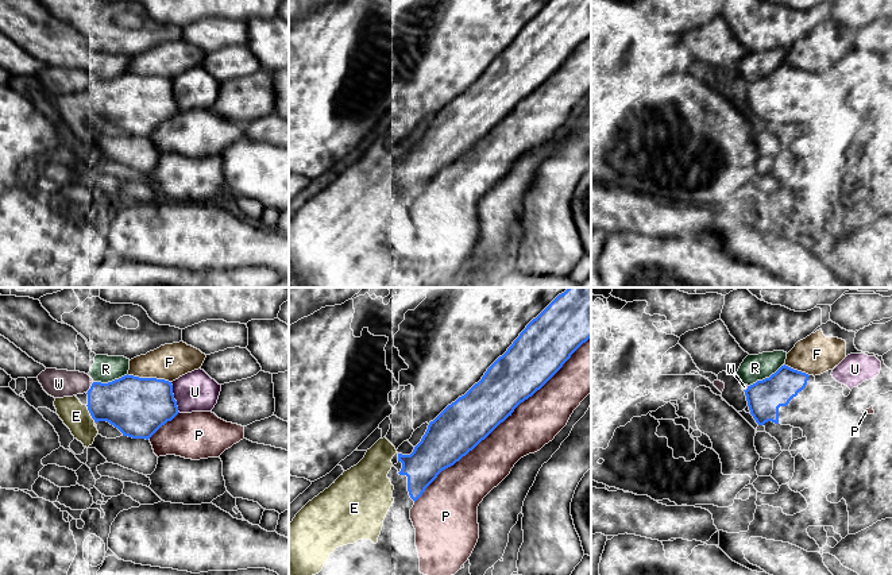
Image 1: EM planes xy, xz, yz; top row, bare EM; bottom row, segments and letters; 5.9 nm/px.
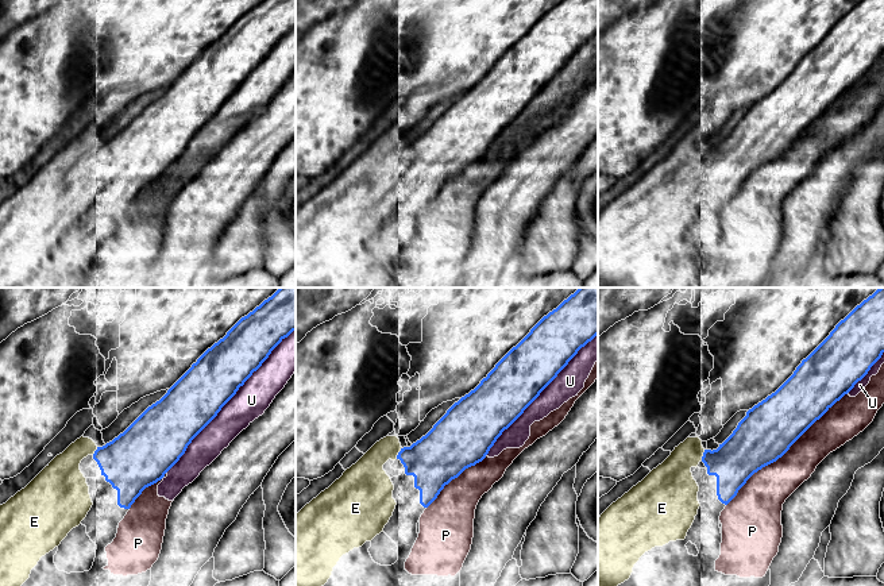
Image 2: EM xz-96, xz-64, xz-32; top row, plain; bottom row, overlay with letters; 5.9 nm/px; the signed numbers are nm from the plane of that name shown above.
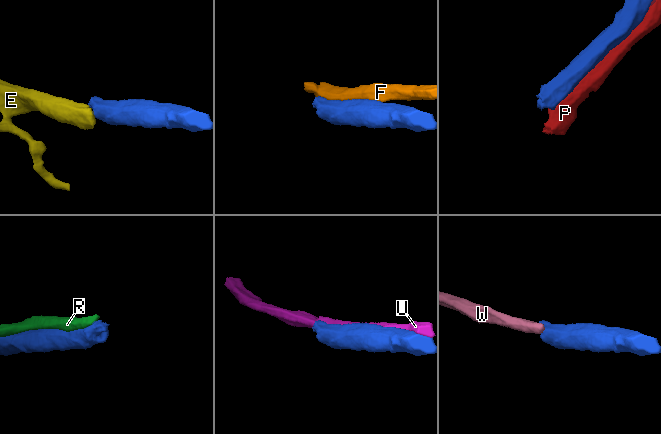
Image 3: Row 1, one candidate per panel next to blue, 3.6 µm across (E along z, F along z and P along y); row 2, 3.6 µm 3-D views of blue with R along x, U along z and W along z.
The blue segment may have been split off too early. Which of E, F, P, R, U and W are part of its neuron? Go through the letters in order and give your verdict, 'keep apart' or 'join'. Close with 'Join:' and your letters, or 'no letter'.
E: join
F: keep apart
P: keep apart
R: keep apart
U: keep apart
W: keep apart
Join: E

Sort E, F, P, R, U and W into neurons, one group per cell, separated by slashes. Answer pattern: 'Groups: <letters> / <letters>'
Groups: E / F / P / R W / U

